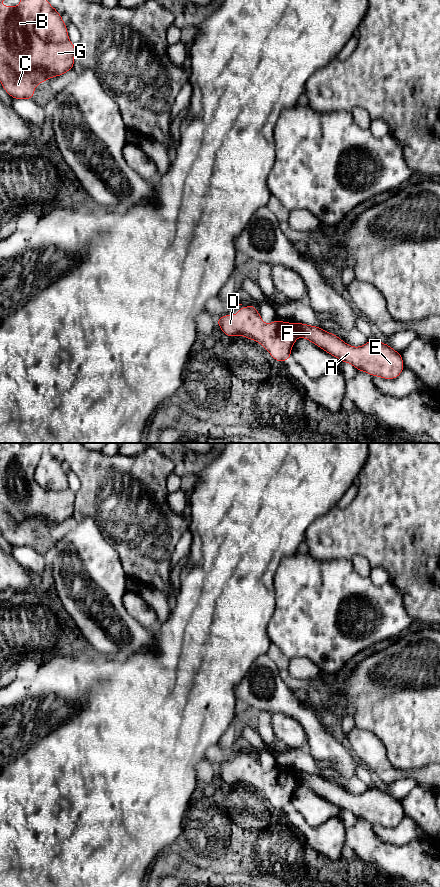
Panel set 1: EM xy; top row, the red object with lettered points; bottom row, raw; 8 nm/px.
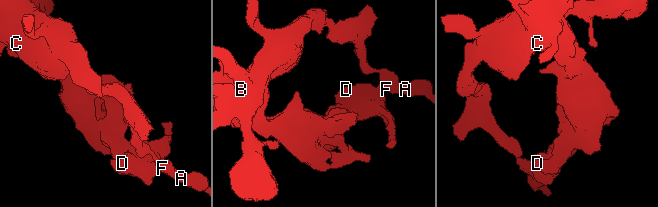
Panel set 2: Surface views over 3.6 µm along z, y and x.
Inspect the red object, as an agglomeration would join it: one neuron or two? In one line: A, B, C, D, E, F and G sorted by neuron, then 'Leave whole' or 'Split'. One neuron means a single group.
Groups: A C E F / B D G. Split

